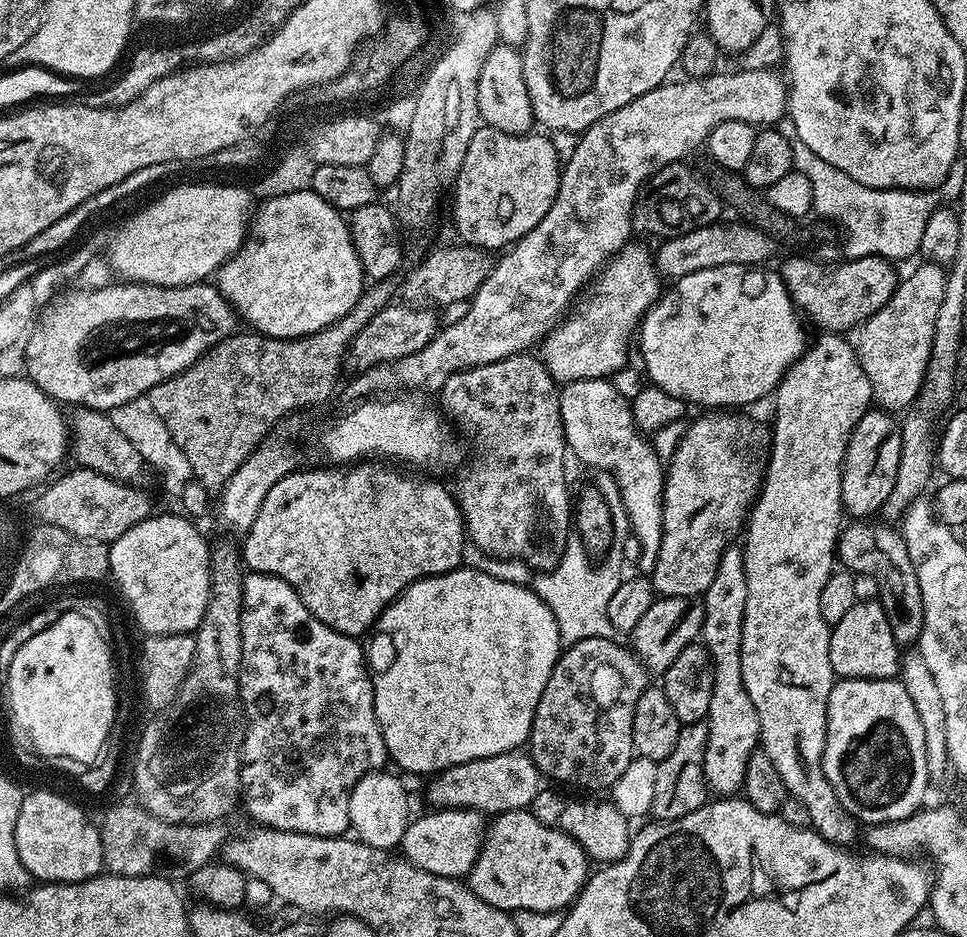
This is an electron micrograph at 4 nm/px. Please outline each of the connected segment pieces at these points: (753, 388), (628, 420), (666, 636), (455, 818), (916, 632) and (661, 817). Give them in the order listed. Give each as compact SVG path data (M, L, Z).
M731 264L730 266L714 266L710 270L694 270L694 274L686 274L680 280L675 281L672 289L665 291L657 300L654 307L647 312L641 320L638 329L638 348L640 344L640 356L644 359L643 371L648 371L647 379L653 385L660 387L667 394L677 396L688 406L701 404L704 410L740 410L743 404L756 404L763 396L771 397L775 393L776 387L780 385L782 379L788 372L788 367L796 363L796 359L803 354L806 347L804 340L804 328L800 325L802 321L801 313L795 304L792 303L790 294L782 282L779 271L772 270L764 266L749 266L746 264Z
M611 379L579 380L560 388L560 413L568 452L576 455L582 463L589 464L592 468L600 468L596 470L616 479L620 501L628 516L630 535L638 538L639 571L644 574L651 573L658 558L658 550L662 546L664 533L666 468L651 443L636 427L629 397L623 396Z
M660 596L653 600L650 608L631 630L630 648L649 673L663 674L667 668L674 666L674 658L678 658L686 646L697 643L703 630L703 599L694 596Z
M473 808L428 810L425 816L409 820L408 829L398 848L404 859L418 866L418 870L439 876L464 878L478 858L480 847L484 844L485 831L485 813L475 812Z
M852 522L852 525L841 531L838 541L838 560L847 571L855 575L869 575L877 582L879 592L878 602L884 608L886 618L890 622L890 634L894 634L897 645L912 646L919 641L922 634L924 611L922 610L922 590L918 586L918 574L914 562L910 562L910 550L906 550L906 542L899 531L896 532L887 523L872 524L876 522Z
M707 719L683 725L674 750L670 750L667 758L657 763L658 779L654 785L654 802L651 811L651 815L657 821L677 820L709 803L710 789L704 781L704 755L707 741Z

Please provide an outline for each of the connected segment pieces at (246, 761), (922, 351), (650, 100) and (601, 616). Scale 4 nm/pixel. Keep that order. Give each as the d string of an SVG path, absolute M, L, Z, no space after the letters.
M249 571L244 578L244 597L242 598L242 662L240 663L240 701L244 703L244 748L240 752L240 791L242 808L253 816L257 825L277 828L311 836L344 836L350 828L350 796L354 786L371 772L381 771L389 759L388 751L378 726L374 710L374 690L372 674L368 671L365 649L361 641L347 636L314 618L310 610L298 598L296 589L286 581L265 572Z
M920 262L905 280L903 277L897 283L894 294L884 303L882 310L864 321L859 329L860 365L862 370L866 370L866 378L870 378L873 401L883 411L900 414L915 405L928 369L934 342L934 322L938 322L938 306L942 302L947 281L941 265Z
M775 67L732 73L720 70L705 80L688 78L683 81L685 84L665 82L591 124L577 139L580 141L572 157L569 160L567 157L563 165L558 194L550 210L546 210L546 218L542 218L542 222L538 222L530 234L511 245L497 264L495 261L491 265L482 286L478 286L472 295L470 314L437 332L430 343L418 350L418 354L410 354L392 364L380 364L377 368L359 373L353 379L356 381L348 388L349 394L355 398L372 398L393 390L439 393L444 383L456 372L527 353L535 344L537 347L565 319L566 313L573 307L572 299L576 295L579 297L604 265L629 243L631 236L628 235L634 232L632 207L637 194L653 172L688 158L684 156L690 155L699 144L701 147L714 126L722 122L737 120L753 126L776 126L785 118L788 111L788 85L785 77L781 73L779 76L777 72Z
M572 538L569 539L558 566L554 566L548 572L541 572L531 577L530 587L532 591L538 594L538 598L542 598L542 602L546 602L546 606L550 606L550 614L554 614L554 622L558 622L560 642L564 646L581 642L582 639L594 638L595 636L612 640L617 639L618 636L618 631L611 624L610 618L607 617L607 607L610 598L613 597L614 592L620 586L621 577L616 577L616 572L612 568L595 568L591 559L593 560L593 557L588 549L580 543L579 539Z

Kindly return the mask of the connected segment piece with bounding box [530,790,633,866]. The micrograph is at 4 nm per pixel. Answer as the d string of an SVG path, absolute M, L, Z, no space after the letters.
M542 790L537 794L535 800L532 801L530 810L544 824L562 830L567 836L574 838L582 846L585 854L588 855L589 861L595 862L597 865L613 864L616 860L622 860L624 855L628 853L628 847L633 837L630 828L628 832L628 824L630 824L629 817L624 816L622 812L610 802L595 804L592 800L571 800L568 796L559 796L556 792Z

